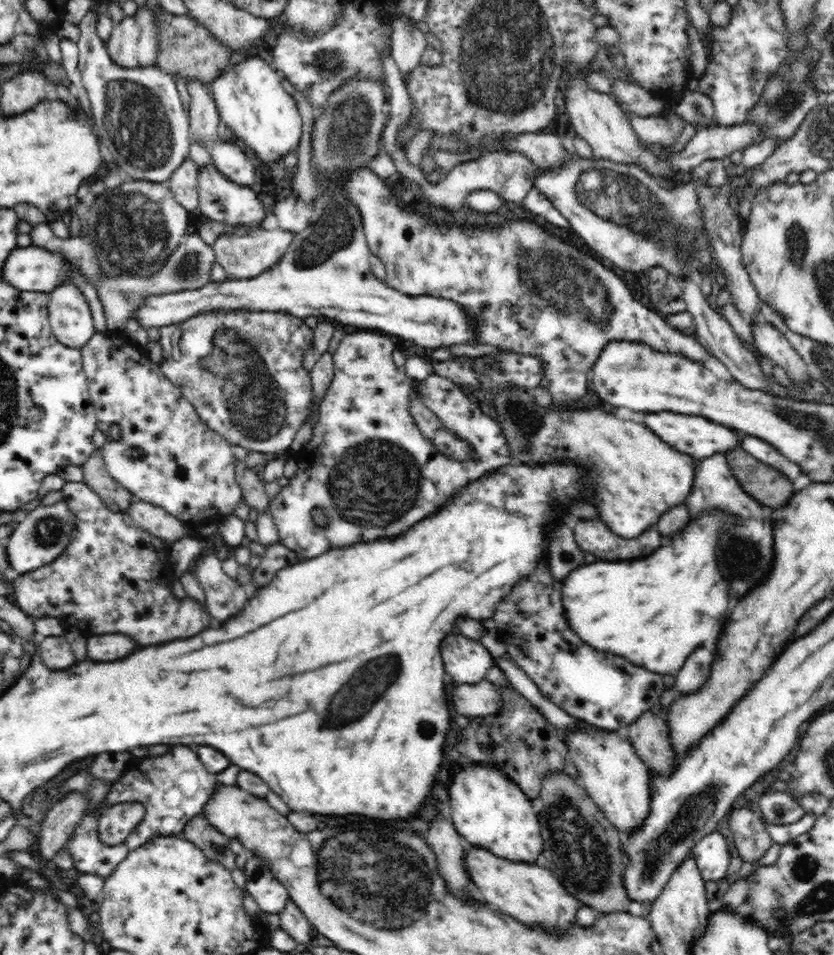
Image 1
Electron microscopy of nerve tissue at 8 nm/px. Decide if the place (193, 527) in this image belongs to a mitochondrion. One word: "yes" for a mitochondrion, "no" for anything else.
no

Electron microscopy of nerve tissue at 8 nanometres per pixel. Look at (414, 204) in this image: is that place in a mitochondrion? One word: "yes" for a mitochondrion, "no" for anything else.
no

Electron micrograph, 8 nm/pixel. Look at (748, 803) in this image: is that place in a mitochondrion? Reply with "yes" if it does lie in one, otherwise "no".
no

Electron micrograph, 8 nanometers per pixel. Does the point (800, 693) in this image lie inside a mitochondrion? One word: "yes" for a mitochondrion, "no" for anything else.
no

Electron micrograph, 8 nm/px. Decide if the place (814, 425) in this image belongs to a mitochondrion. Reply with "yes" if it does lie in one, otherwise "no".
yes

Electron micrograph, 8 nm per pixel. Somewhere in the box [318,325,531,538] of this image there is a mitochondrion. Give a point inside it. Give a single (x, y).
(375, 482)

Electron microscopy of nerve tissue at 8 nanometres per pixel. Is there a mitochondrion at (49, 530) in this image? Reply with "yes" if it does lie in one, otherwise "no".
yes

